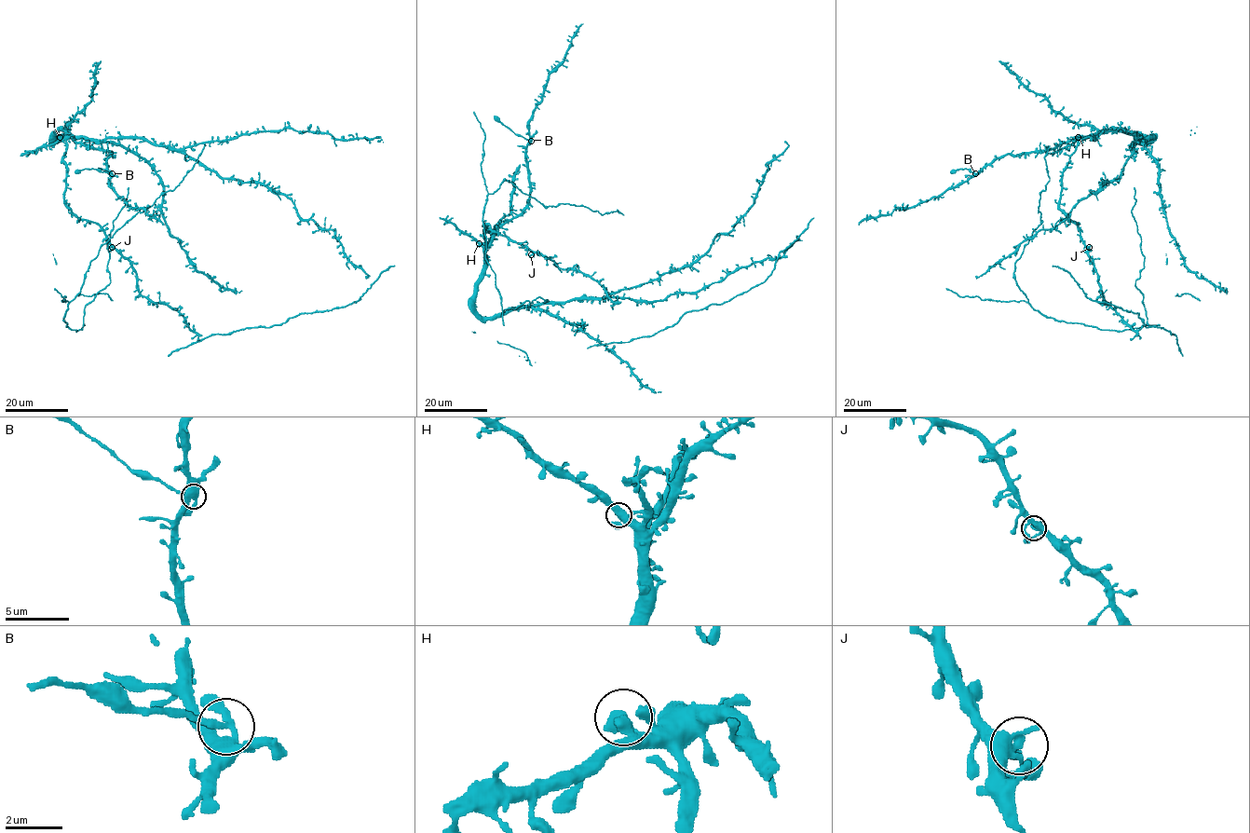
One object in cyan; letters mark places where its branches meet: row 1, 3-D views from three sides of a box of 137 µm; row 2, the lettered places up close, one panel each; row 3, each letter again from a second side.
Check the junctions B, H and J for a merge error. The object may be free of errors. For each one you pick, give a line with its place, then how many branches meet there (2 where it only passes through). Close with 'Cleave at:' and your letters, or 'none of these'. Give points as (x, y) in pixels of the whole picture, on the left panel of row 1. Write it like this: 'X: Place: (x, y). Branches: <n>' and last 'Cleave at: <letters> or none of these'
B: Place: (112, 173). Branches: 3
Cleave at: B

